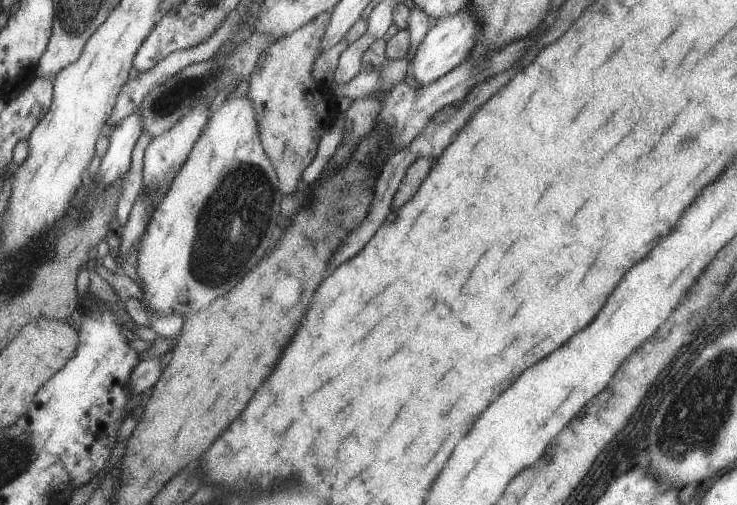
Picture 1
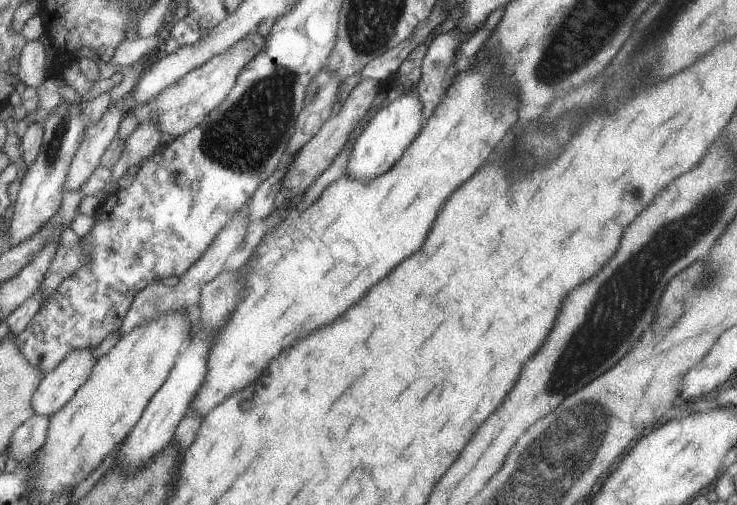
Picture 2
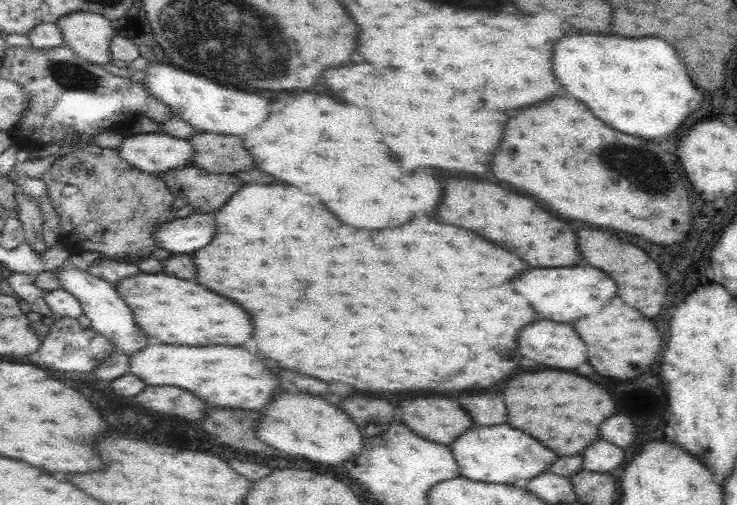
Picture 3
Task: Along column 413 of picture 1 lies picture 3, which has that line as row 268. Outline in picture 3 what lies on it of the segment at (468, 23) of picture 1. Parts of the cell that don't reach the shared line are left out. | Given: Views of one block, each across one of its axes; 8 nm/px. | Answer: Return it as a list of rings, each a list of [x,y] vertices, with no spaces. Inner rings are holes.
[[[64,263],[50,272],[54,272],[56,275],[59,287],[74,296],[81,304],[83,313],[90,318],[90,328],[110,340],[112,344],[115,344],[115,348],[120,348],[120,352],[129,355],[153,342],[137,329],[128,305],[124,304],[124,301],[116,294],[112,283],[93,276],[88,270],[82,270],[76,266],[66,266]]]

